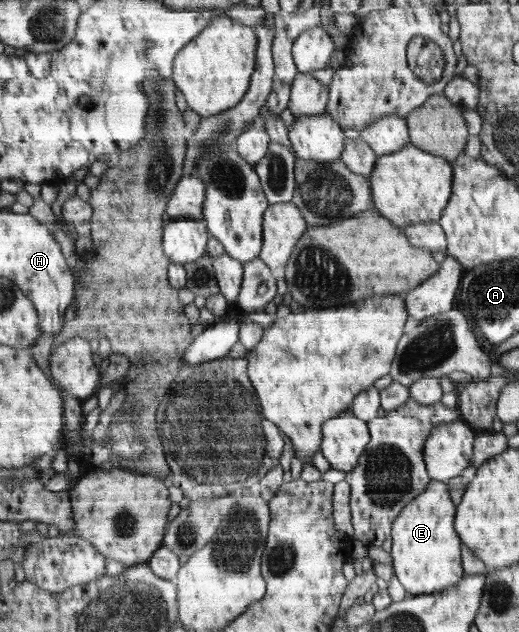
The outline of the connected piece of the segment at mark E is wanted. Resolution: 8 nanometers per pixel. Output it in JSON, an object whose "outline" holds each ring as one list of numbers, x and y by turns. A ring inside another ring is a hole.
{"outline":[[431,481,402,510,393,526,393,570,407,596,439,593,455,587,466,575,461,566,461,539,454,531,454,502,444,482]]}

